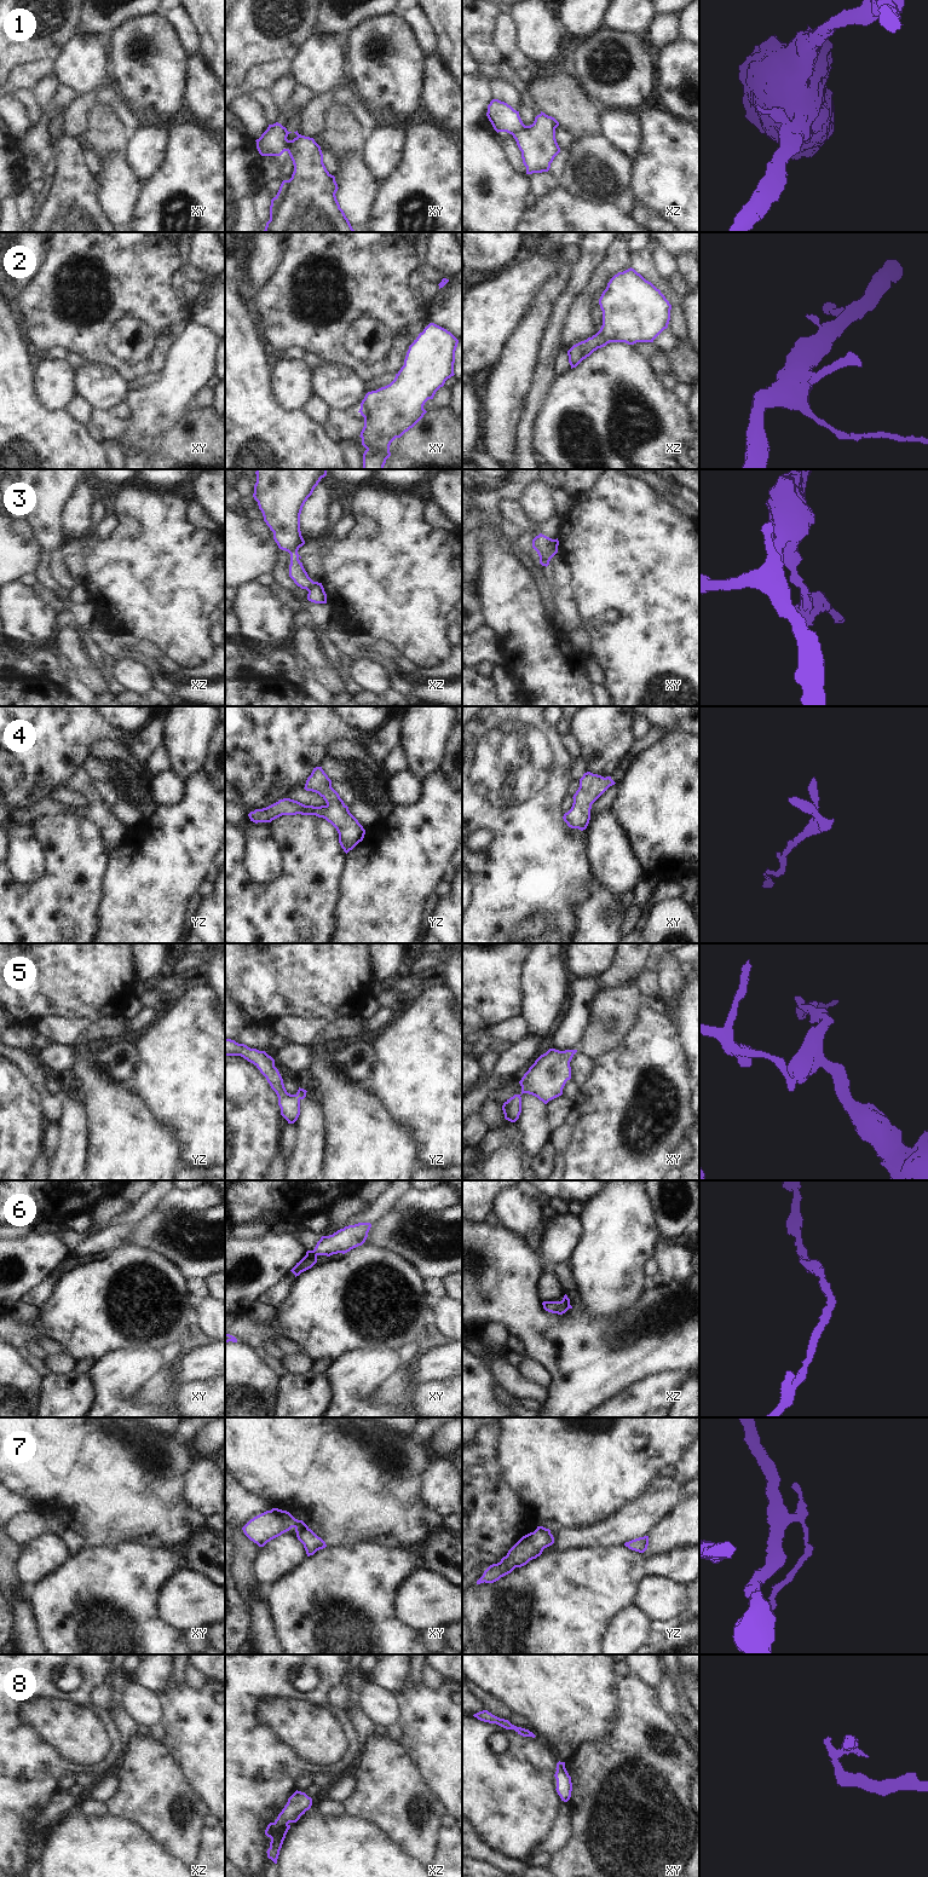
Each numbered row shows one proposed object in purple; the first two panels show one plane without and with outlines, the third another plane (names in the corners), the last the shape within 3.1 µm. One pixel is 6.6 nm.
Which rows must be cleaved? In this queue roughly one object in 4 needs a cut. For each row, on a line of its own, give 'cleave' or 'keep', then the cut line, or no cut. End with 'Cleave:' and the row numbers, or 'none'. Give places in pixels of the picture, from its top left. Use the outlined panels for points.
1: cleave; cut xz (525, 126), (513, 136)
2: keep; cut none
3: cleave; cut xz (318, 583), (309, 592)
4: keep; cut none
5: keep; cut none
6: keep; cut none
7: cleave; cut xy (307, 1528), (297, 1534)
8: keep; cut none
Cleave: 1, 3, 7

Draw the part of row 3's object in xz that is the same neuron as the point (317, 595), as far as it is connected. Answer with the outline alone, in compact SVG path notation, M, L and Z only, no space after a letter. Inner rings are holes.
M318 583L311 591L309 591L307 600L315 603L327 603L327 594L322 583Z

